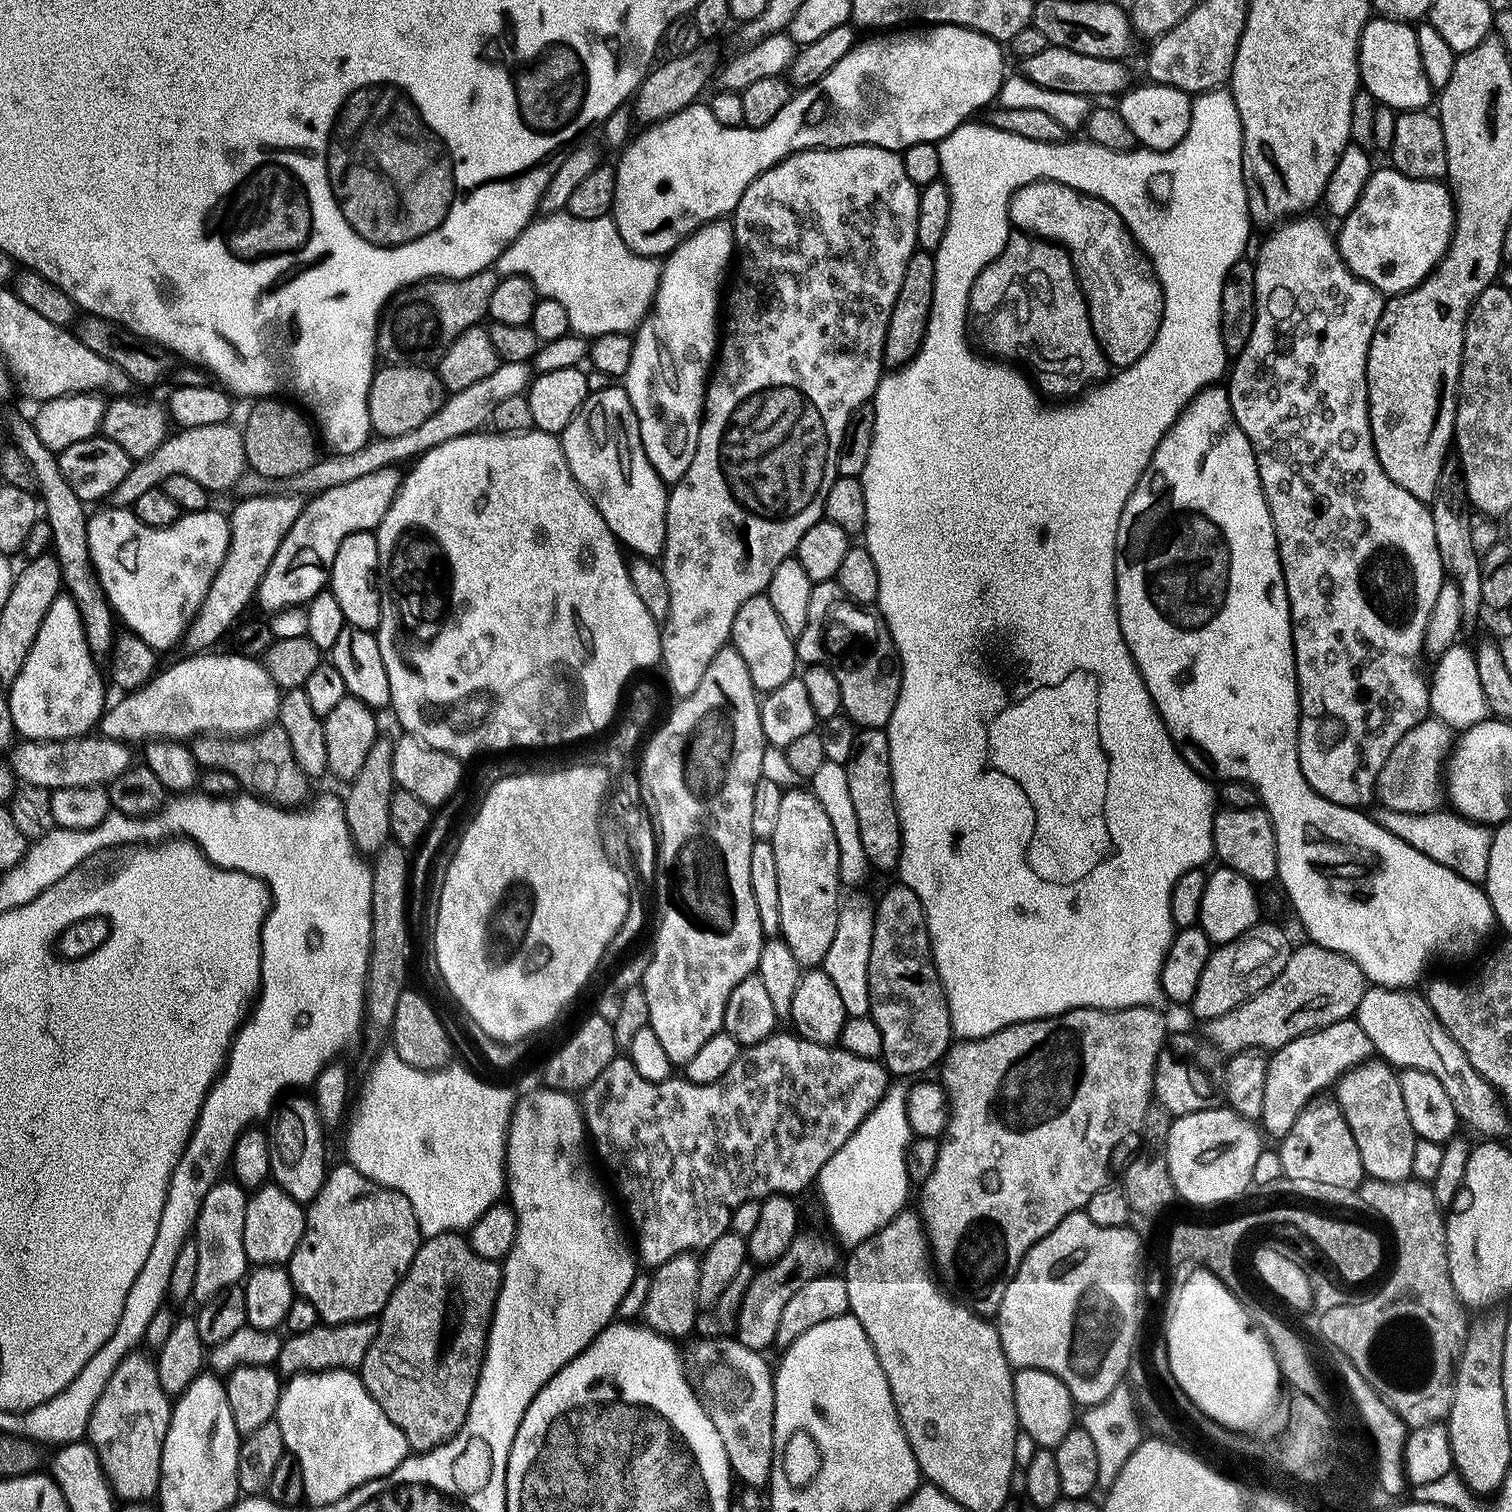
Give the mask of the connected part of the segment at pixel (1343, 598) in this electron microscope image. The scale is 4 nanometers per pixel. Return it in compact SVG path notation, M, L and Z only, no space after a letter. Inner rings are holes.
M1301 214L1289 218L1273 227L1267 233L1260 253L1254 256L1256 265L1256 317L1254 330L1250 330L1250 342L1235 357L1226 380L1230 410L1250 446L1258 466L1258 478L1270 510L1270 518L1276 535L1276 549L1280 560L1336 560L1334 566L1334 618L1346 618L1346 624L1413 624L1424 630L1430 622L1431 612L1438 599L1438 592L1446 579L1442 558L1438 554L1438 542L1434 542L1434 518L1431 507L1425 501L1406 494L1402 486L1386 478L1386 470L1378 462L1374 442L1370 434L1370 414L1368 413L1368 387L1366 386L1366 358L1374 326L1382 318L1383 292L1379 292L1370 282L1358 278L1346 266L1336 247L1336 236L1319 220L1316 214Z

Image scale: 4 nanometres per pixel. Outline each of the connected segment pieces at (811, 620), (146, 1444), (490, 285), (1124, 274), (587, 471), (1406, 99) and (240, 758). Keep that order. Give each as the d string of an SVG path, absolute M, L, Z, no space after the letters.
M835 580L818 582L813 584L810 590L806 630L802 630L802 634L795 637L795 642L796 659L801 665L824 664L834 670L834 678L838 678L842 694L843 715L860 728L887 729L902 686L902 658L898 654L898 646L894 646L894 634L885 629L884 617L879 611L854 603L846 590L842 590L842 586L838 586Z
M134 1350L118 1362L106 1390L94 1402L86 1433L87 1443L98 1454L113 1493L121 1501L151 1501L160 1491L160 1463L173 1401L158 1382L155 1359L147 1351Z
M485 270L478 274L470 274L462 278L429 278L401 288L387 304L384 305L380 319L376 325L376 351L387 363L407 364L409 362L428 362L428 359L439 358L462 334L462 330L470 330L470 326L481 323L488 316L490 298L494 294L494 286L498 286L500 276L495 271Z
M1036 180L1018 189L1008 203L1008 219L1013 229L1027 232L1029 236L1038 236L1041 240L1050 240L1065 248L1072 259L1076 277L1084 300L1088 303L1090 326L1096 335L1098 346L1104 351L1109 365L1119 370L1134 366L1158 338L1158 330L1164 317L1164 291L1156 276L1154 266L1148 261L1148 255L1140 243L1132 237L1132 231L1124 219L1106 202L1097 196L1067 188L1062 182Z
M613 386L589 392L559 437L570 474L574 474L578 486L592 499L598 514L606 518L606 526L610 526L617 541L637 557L659 557L666 538L668 497L664 494L636 496L632 460L643 461L644 449L640 446L638 418L627 390L623 386Z
M1383 14L1369 19L1360 35L1360 82L1363 91L1370 93L1376 99L1377 105L1393 108L1397 113L1419 112L1427 109L1431 100L1433 103L1434 90L1426 78L1426 70L1422 70L1422 57L1418 55L1418 38L1411 23L1393 20Z
M278 722L271 723L252 735L239 738L229 735L199 735L194 740L194 753L200 770L217 768L220 772L229 772L244 787L241 789L245 793L271 804L295 808L309 799L310 779L299 768L293 747L290 746L289 735Z

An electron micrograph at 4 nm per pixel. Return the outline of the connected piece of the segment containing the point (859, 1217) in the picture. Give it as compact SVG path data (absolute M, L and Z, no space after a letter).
M889 1087L874 1110L850 1134L846 1146L822 1166L818 1177L820 1200L833 1228L835 1239L841 1245L855 1246L886 1226L898 1213L905 1211L908 1200L908 1145L914 1137L908 1125L905 1089Z

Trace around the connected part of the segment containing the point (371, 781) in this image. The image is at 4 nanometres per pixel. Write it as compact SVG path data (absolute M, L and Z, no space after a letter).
M377 737L374 746L370 748L365 765L358 772L358 777L349 781L348 794L344 796L344 817L351 838L359 851L366 856L374 856L385 847L391 839L389 830L390 798L395 792L393 778L393 739Z

